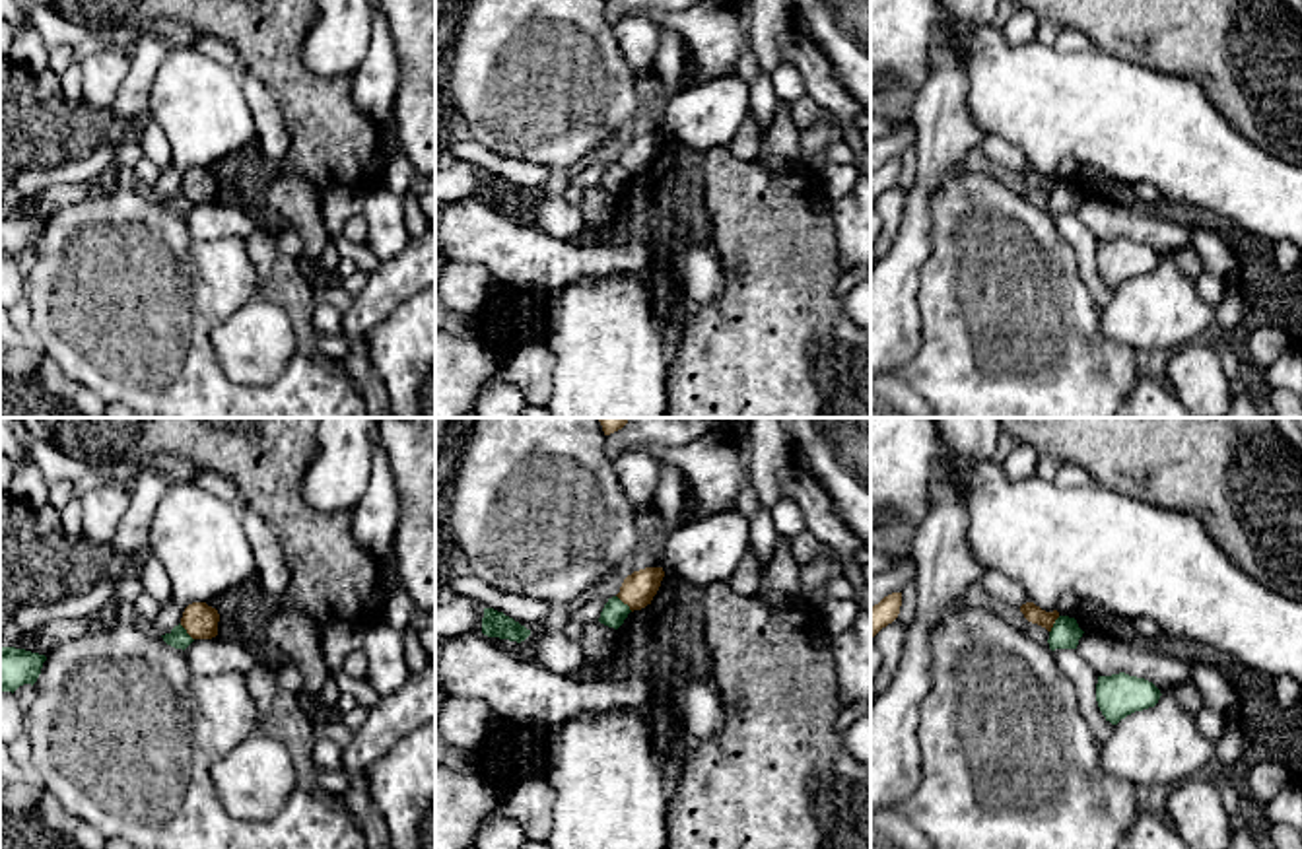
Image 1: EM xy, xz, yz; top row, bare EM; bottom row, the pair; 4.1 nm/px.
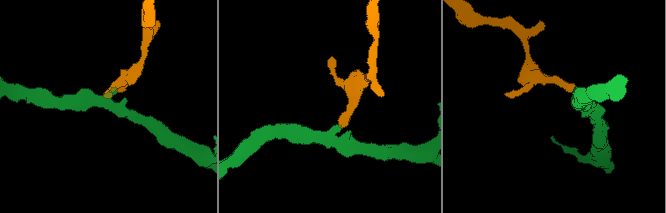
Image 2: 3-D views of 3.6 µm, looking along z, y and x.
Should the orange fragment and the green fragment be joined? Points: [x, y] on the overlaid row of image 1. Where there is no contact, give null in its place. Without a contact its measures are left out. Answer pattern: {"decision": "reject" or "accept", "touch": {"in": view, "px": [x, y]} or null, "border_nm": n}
{"decision": "reject", "touch": {"in": "xz", "px": [624, 603]}, "border_nm": 100}

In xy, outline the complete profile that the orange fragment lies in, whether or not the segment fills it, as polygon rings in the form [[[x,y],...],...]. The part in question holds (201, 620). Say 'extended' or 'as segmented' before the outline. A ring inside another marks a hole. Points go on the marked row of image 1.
as segmented; [[[192,602],[185,608],[181,626],[192,639],[212,639],[218,635],[220,614],[206,602]]]

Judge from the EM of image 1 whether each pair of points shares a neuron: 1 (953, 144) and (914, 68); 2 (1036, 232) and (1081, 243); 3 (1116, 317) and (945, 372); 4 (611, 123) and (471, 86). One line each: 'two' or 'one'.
1: two
2: two
3: two
4: one

